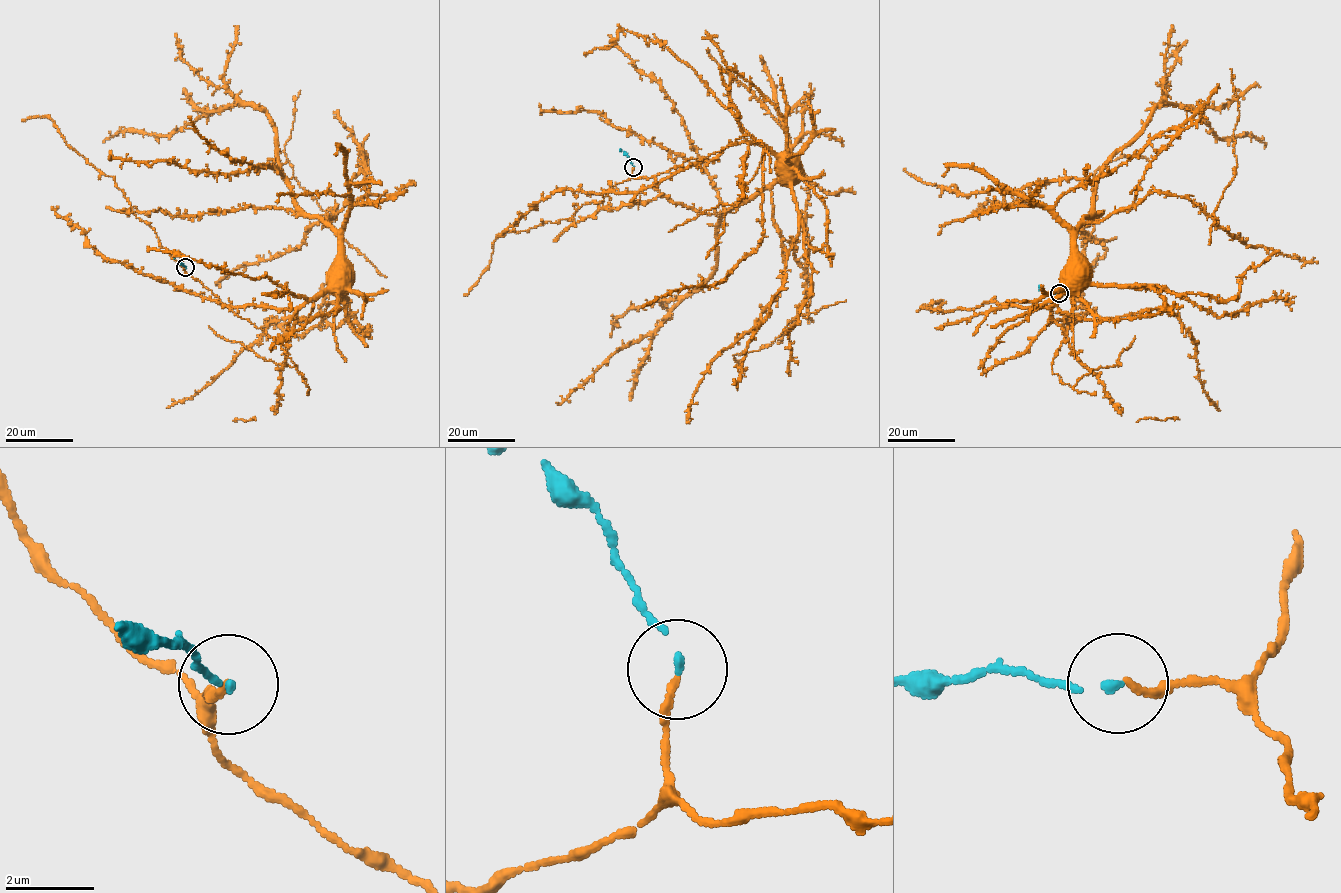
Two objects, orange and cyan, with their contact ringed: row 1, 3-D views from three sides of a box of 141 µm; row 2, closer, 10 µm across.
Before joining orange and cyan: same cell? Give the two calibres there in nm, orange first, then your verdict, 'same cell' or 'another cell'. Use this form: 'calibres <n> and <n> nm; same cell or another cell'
calibres 150 and 140 nm; same cell

